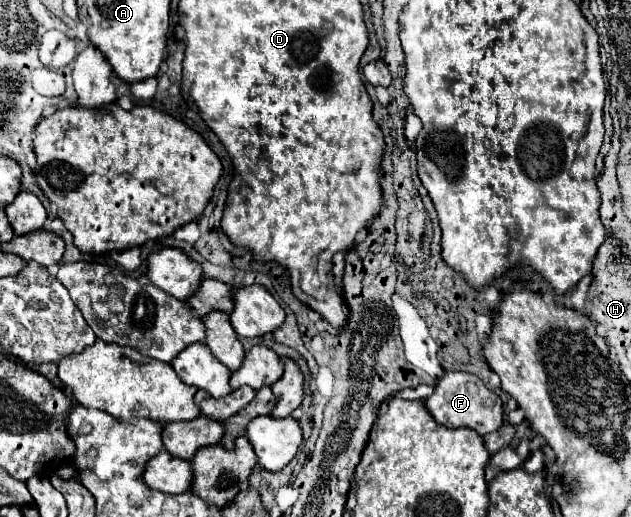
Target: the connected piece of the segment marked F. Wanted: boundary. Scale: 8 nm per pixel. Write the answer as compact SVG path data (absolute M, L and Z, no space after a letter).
M446 372L438 380L434 394L426 400L426 408L430 410L430 414L434 416L438 424L448 426L448 428L466 426L466 428L476 430L480 436L496 432L504 420L504 408L502 408L500 396L488 390L478 376L468 374L468 372Z

